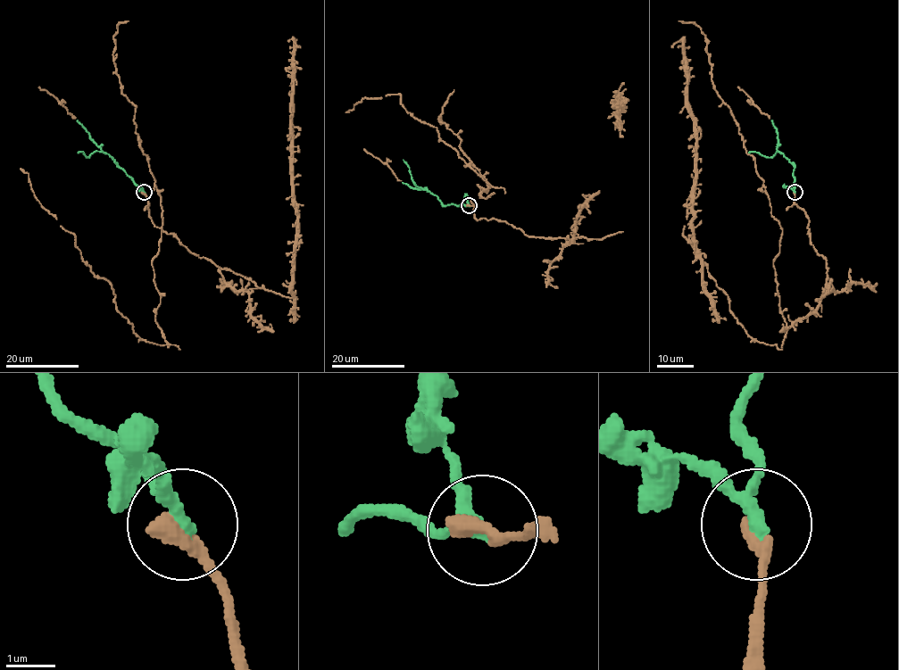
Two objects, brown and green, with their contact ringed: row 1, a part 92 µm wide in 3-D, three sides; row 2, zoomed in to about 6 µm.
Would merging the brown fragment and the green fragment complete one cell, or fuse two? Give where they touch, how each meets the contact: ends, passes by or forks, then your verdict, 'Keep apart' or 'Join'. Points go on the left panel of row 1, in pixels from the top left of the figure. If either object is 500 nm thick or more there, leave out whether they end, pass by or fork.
Place: (144, 192). At the ring brown ends. At the ring green passes by. Join

